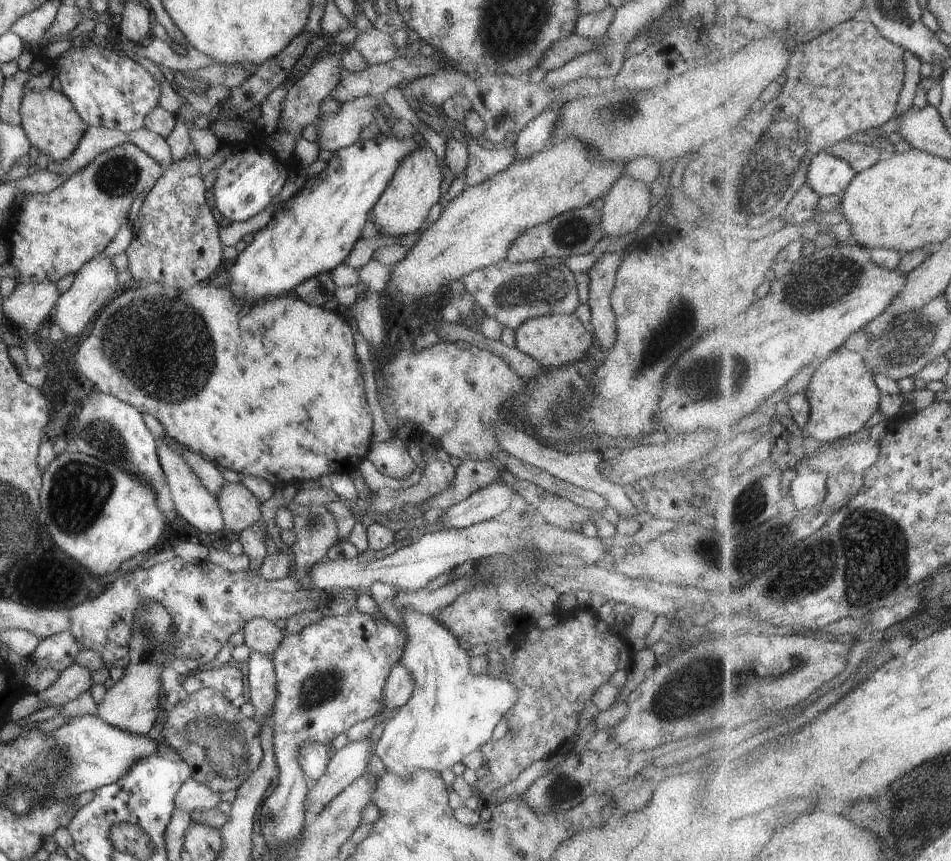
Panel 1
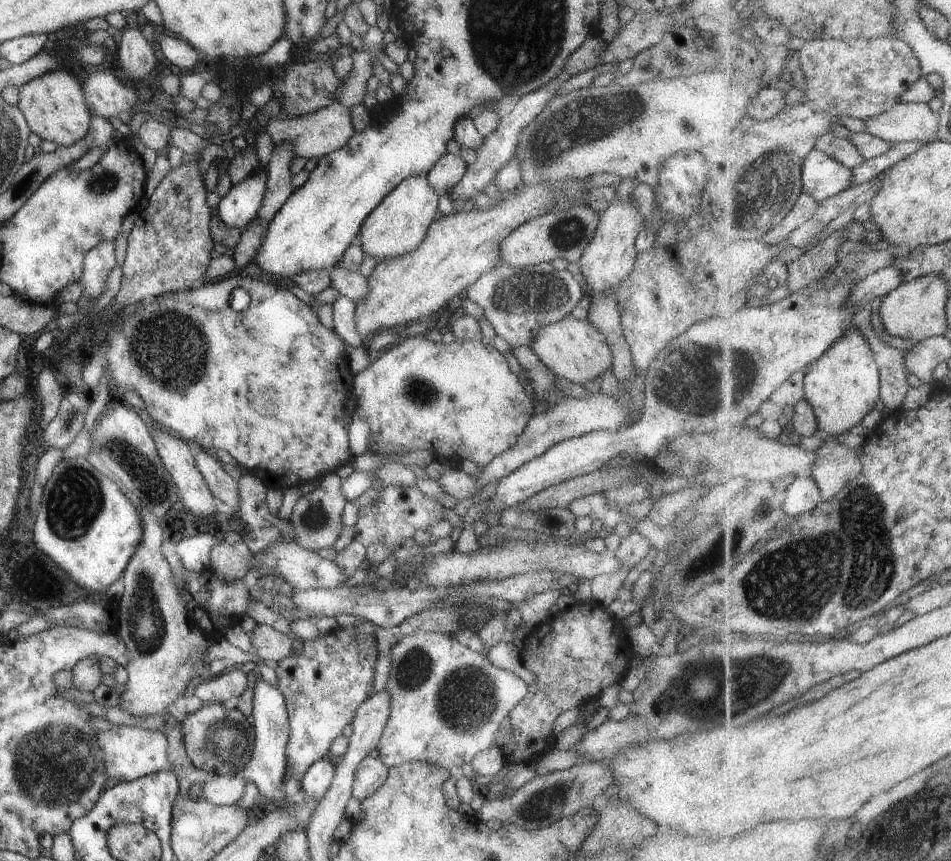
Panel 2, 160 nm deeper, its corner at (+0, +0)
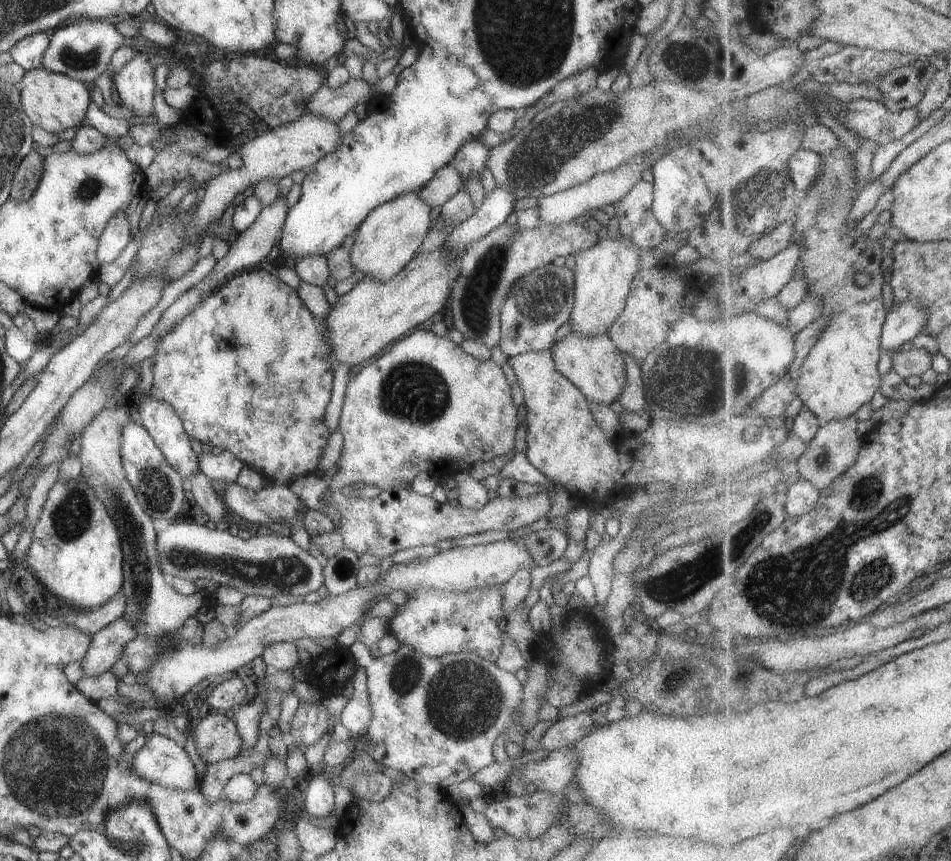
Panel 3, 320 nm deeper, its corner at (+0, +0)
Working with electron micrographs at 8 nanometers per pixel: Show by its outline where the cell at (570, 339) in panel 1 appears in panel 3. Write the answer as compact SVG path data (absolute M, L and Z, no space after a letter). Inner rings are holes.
M572 331L549 350L557 372L560 372L588 400L611 405L617 402L626 385L624 360L607 333L594 337L579 337Z

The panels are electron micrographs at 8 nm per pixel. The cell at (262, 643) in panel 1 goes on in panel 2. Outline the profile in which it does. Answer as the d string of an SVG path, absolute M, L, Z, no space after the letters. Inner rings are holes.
M258 620L249 637L252 651L265 664L274 665L292 652L292 639L288 638L286 634L274 630L266 620Z

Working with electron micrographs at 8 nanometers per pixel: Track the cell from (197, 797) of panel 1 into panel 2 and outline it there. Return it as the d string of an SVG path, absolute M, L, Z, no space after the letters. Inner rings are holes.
M241 772L210 776L204 781L200 797L214 805L233 805L241 798L244 784Z

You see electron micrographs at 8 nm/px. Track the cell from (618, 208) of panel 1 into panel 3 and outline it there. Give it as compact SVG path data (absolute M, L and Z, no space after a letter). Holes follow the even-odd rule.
M617 234L615 240L607 237L588 248L586 251L577 251L574 255L574 303L570 314L570 330L579 337L594 337L608 332L611 323L621 314L625 306L626 295L629 292L632 278L643 264L636 246L622 235Z

